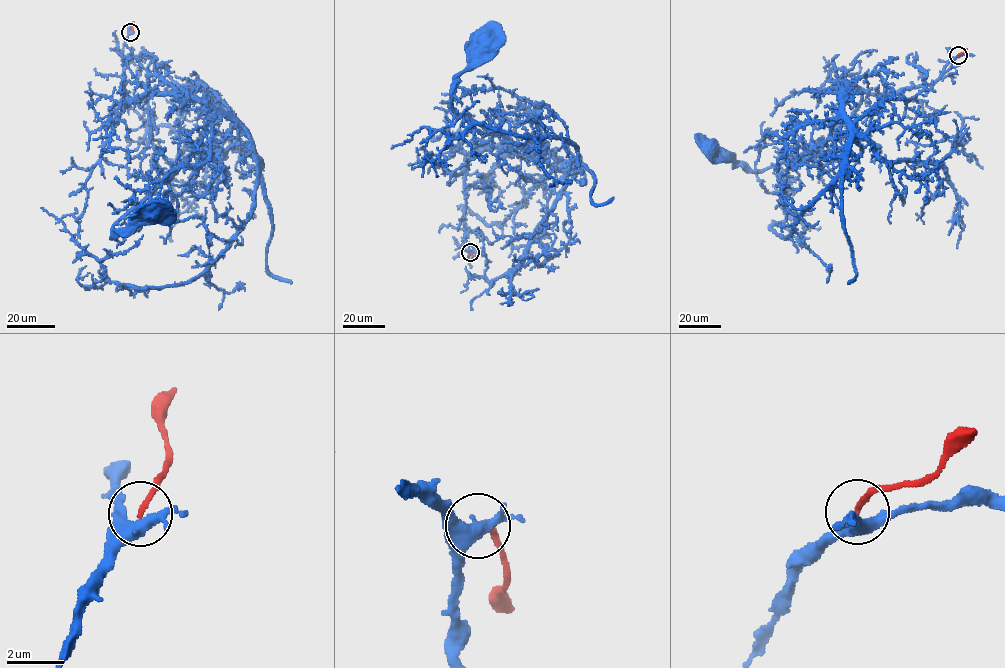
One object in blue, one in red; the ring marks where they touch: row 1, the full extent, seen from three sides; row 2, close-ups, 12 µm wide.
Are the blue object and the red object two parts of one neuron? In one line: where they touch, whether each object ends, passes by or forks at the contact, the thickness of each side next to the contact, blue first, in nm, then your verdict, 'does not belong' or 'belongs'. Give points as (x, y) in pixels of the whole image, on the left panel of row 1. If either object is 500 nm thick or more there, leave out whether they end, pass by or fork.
place (130, 32); blue passes by; red ends; calibres 400 and 180 nm; does not belong

